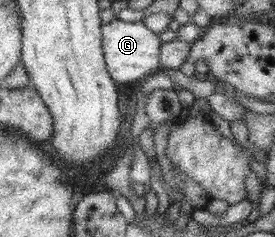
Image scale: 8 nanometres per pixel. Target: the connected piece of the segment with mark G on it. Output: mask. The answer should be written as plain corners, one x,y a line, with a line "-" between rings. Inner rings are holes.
117,18
108,23
101,24
102,49
106,62
106,69
110,77
119,86
126,86
133,81
146,78
159,71
160,65
160,40
158,34
148,30
142,21
124,22

